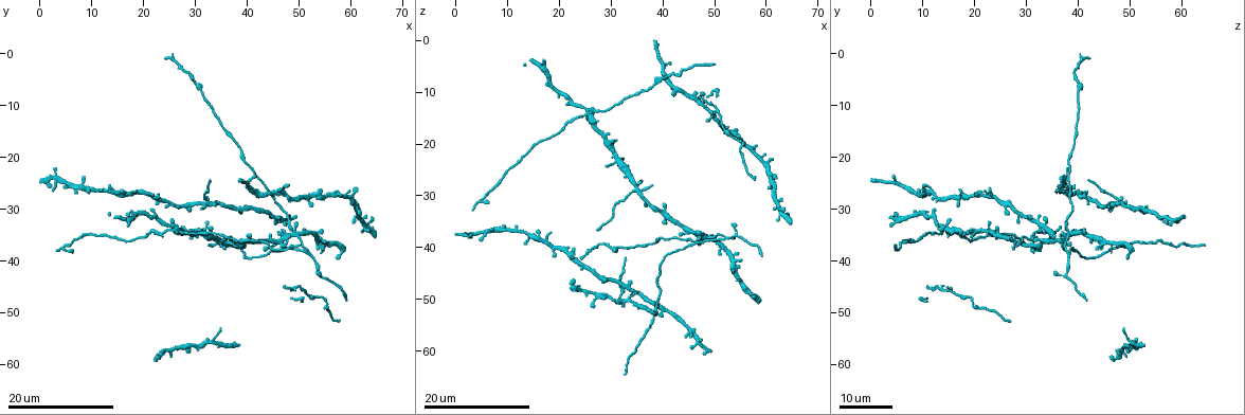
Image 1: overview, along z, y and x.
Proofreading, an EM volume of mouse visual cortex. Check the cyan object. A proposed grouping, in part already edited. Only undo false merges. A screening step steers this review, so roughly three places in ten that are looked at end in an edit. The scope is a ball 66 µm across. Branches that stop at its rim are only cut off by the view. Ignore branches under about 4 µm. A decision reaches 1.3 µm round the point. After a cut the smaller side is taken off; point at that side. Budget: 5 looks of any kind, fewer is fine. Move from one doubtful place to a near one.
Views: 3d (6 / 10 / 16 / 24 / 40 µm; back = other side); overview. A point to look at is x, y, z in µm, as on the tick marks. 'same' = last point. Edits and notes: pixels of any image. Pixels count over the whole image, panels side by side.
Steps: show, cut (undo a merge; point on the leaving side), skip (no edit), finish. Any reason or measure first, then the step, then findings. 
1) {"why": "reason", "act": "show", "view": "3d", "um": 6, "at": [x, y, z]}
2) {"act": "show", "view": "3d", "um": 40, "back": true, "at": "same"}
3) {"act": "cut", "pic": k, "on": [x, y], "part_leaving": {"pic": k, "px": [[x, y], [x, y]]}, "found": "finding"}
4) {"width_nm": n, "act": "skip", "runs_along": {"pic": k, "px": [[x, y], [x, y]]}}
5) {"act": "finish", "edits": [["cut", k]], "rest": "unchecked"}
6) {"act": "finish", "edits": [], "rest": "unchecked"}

{"why": "four or more arms meet", "act": "show", "view": "3d", "um": 16, "at": [42.5, 27.5, 10.0]}

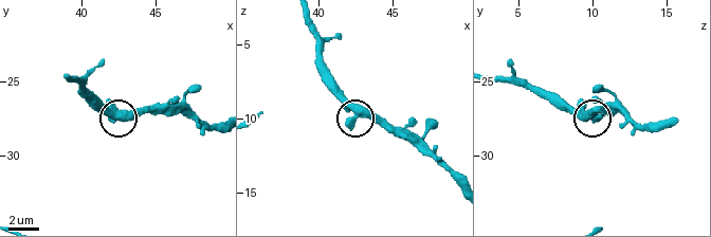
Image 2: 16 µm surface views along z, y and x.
{"act": "show", "view": "3d", "um": 6, "at": [42.4, 27.0, 9.8]}

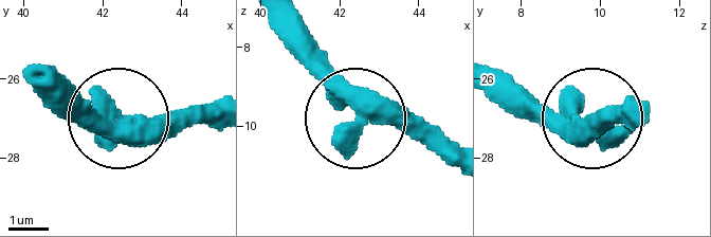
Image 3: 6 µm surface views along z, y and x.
{"width_nm": 480, "act": "skip", "found": "continuous, no second neuron"}

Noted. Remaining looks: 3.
{"why": "a fork", "act": "show", "view": "3d", "um": 16, "at": [26.5, 34.0, 13.5]}

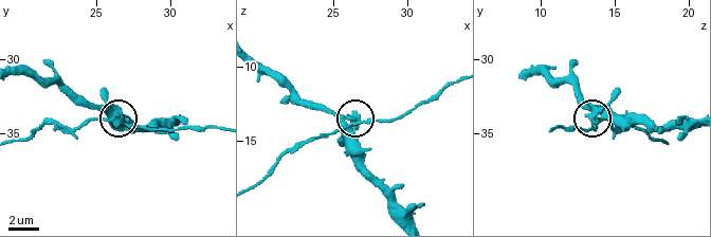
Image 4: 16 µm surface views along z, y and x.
{"act": "show", "view": "3d", "um": 6, "at": [26.4, 33.8, 13.4]}

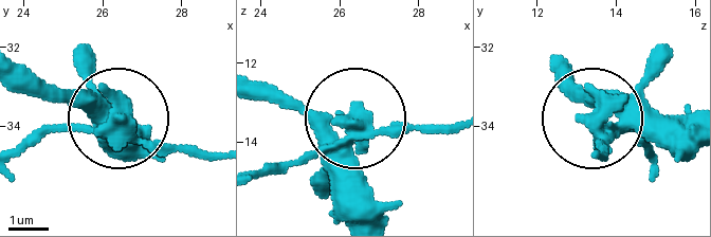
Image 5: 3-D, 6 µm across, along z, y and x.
{"arms": 3, "act": "cut", "pic": 5, "on": [155, 150], "part_leaving": {"pic": 5, "px": [[347, 145], [395, 125], [455, 125]]}, "found": "two neurons meet here"}

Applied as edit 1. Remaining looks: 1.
{"act": "finish", "edits": [["cut", 5]], "rest": "unchecked"}

